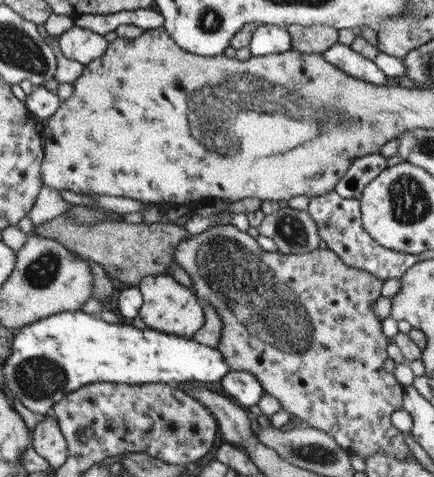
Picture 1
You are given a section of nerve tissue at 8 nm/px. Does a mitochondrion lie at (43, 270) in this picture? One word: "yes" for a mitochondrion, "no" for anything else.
yes

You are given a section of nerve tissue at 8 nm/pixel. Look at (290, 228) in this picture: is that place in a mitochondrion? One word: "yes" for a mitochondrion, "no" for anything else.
yes

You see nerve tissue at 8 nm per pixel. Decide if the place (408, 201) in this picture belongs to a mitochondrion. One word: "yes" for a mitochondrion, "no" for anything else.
yes

